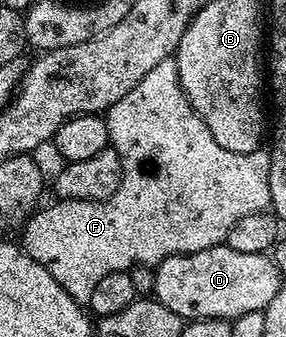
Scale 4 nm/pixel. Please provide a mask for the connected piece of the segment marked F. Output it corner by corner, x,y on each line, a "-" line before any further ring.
171,58
160,62
157,66
152,66
152,70
148,70
148,74
144,74
144,78
140,78
140,82
136,82
136,86
132,86
132,90
128,90
128,94
124,94
124,98
120,98
120,102
116,102
107,108
104,113
104,119
108,130
110,131
110,144
118,151
122,159
122,181
120,182
120,190
116,190
116,194
112,194
112,198
107,200
63,200
59,199
58,204
50,204
39,207
29,220
25,221
24,227
21,229
22,240
21,247
26,249
26,253
36,262
40,262
40,266
44,266
44,270
48,270
48,274
52,274
52,278
56,278
56,282
60,282
60,286
72,297
77,304
89,305
92,298
92,290
96,286
96,282
100,282
100,278
105,278
107,274
113,272
125,272
137,265
138,260
138,196
142,196
142,216
146,219
146,228
150,231
150,240
154,244
158,244
159,253
167,256
176,256
188,252
199,252
205,248
215,248
217,244
225,241
228,230
232,230
232,226
236,226
236,222
240,222
240,218
244,218
244,214
256,214
257,212
265,212
270,208
270,153
266,150
249,152
248,154
236,154
232,150
224,150
224,146
220,146
220,142
216,142
216,138
212,138
212,130
208,130
206,123
202,121
200,113
190,105
190,99
186,96
185,90
180,83
180,74
178,73
177,59

